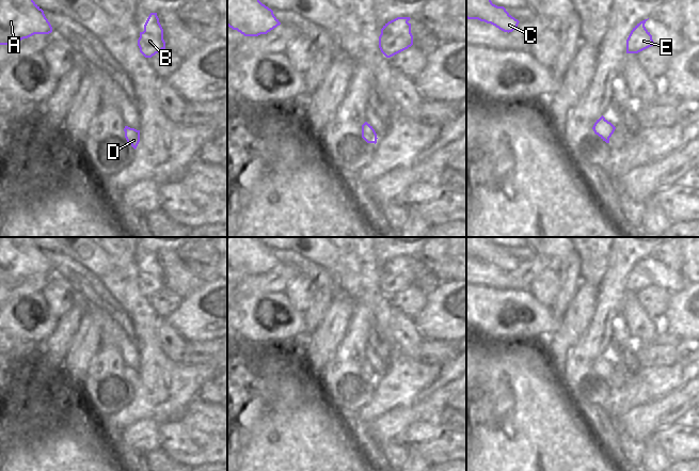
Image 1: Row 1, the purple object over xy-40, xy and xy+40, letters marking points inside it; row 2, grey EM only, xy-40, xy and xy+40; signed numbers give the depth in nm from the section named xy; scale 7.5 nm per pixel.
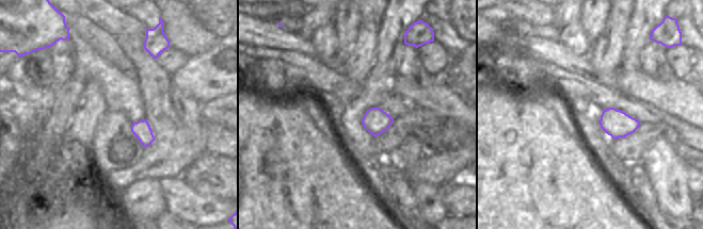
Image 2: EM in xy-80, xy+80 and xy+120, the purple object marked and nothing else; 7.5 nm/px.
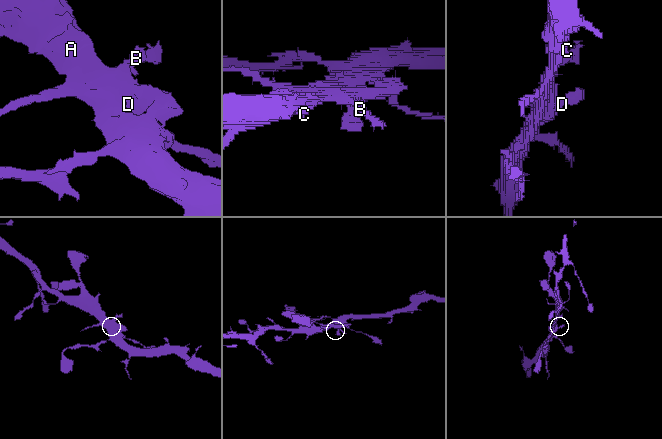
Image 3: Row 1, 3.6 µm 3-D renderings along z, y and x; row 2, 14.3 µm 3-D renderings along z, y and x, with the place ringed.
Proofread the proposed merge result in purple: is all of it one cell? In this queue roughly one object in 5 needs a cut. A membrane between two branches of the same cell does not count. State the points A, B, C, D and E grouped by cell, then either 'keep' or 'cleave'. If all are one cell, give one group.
groups A B C D E; keep

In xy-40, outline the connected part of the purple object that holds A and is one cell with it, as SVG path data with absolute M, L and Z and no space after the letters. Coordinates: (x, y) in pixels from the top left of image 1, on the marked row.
M0 0L0 45L11 45L34 34L49 34L52 27L33 0Z

